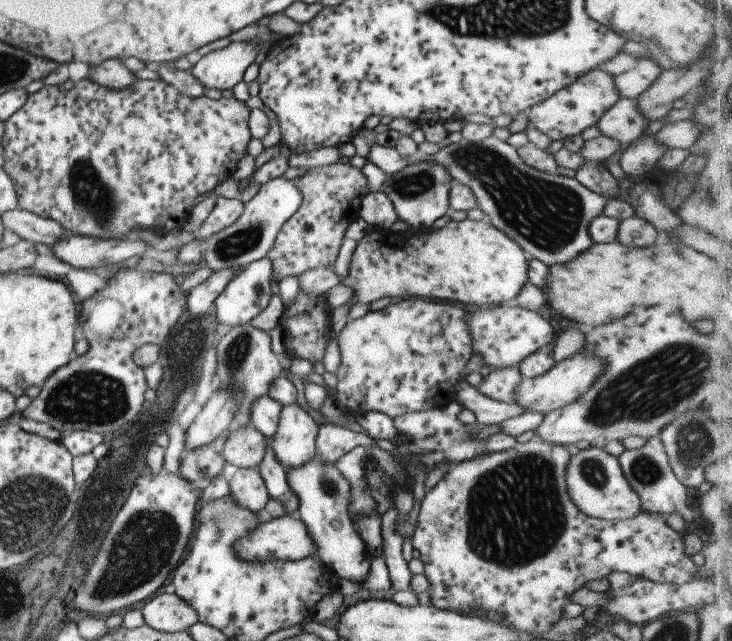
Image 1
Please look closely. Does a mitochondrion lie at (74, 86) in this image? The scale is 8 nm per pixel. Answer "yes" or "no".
no

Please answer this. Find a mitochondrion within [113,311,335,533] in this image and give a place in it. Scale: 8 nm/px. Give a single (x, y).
(236, 351)

